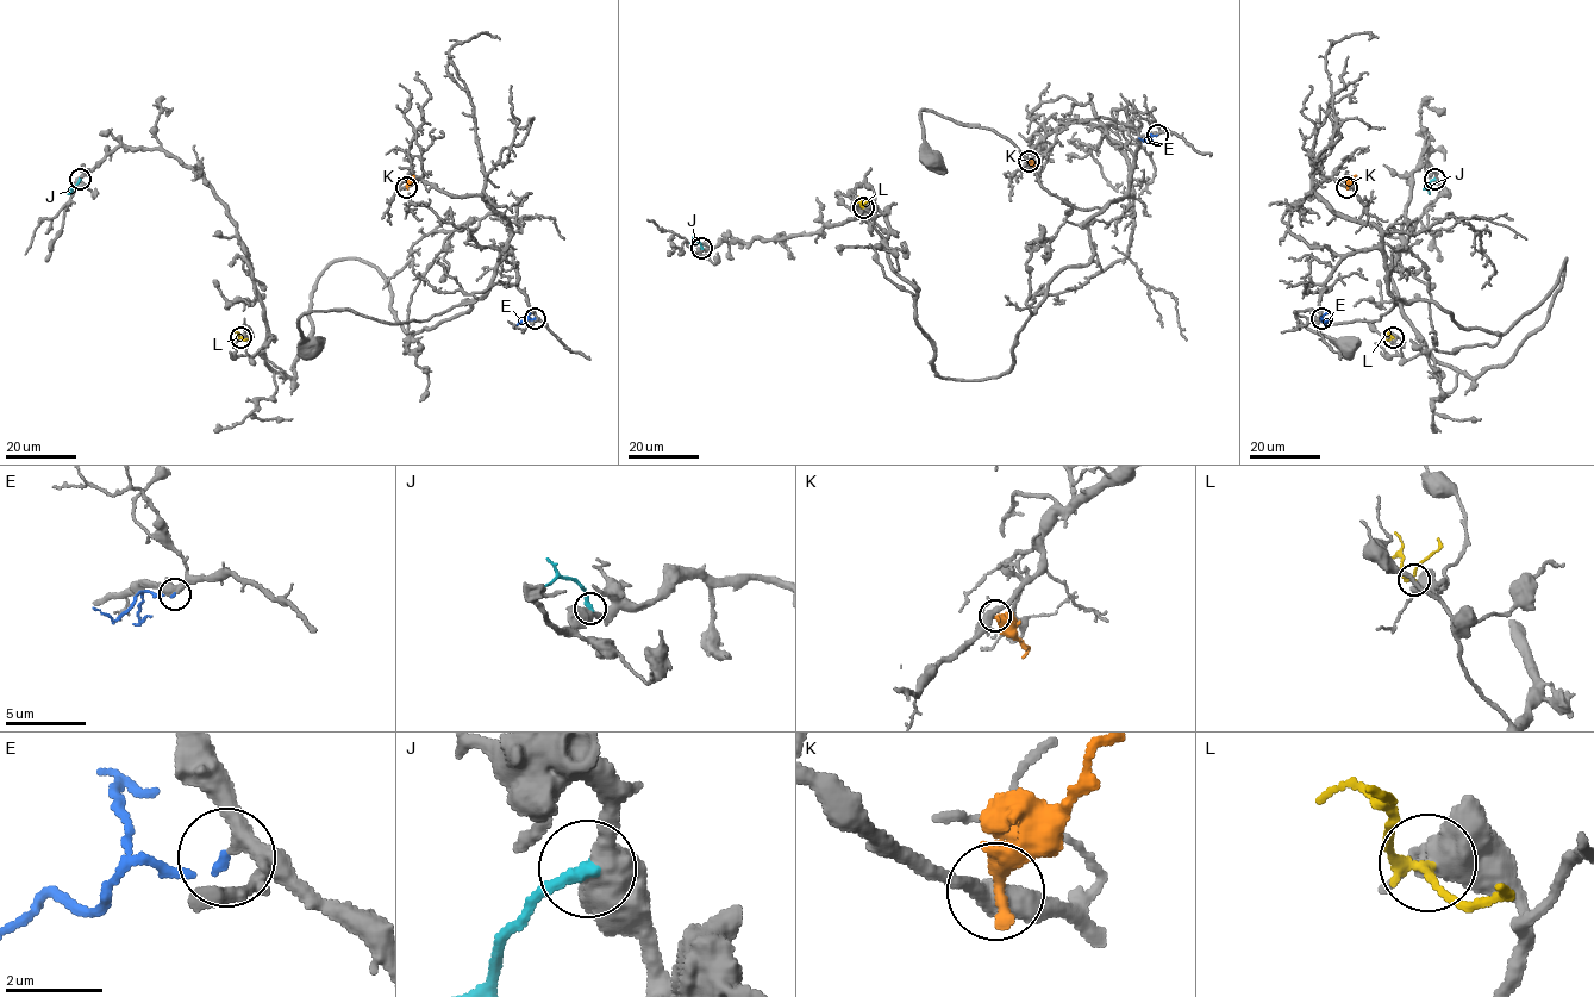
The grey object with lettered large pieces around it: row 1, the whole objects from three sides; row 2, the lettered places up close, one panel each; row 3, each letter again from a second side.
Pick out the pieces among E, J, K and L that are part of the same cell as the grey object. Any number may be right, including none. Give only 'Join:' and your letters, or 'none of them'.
Join: E

